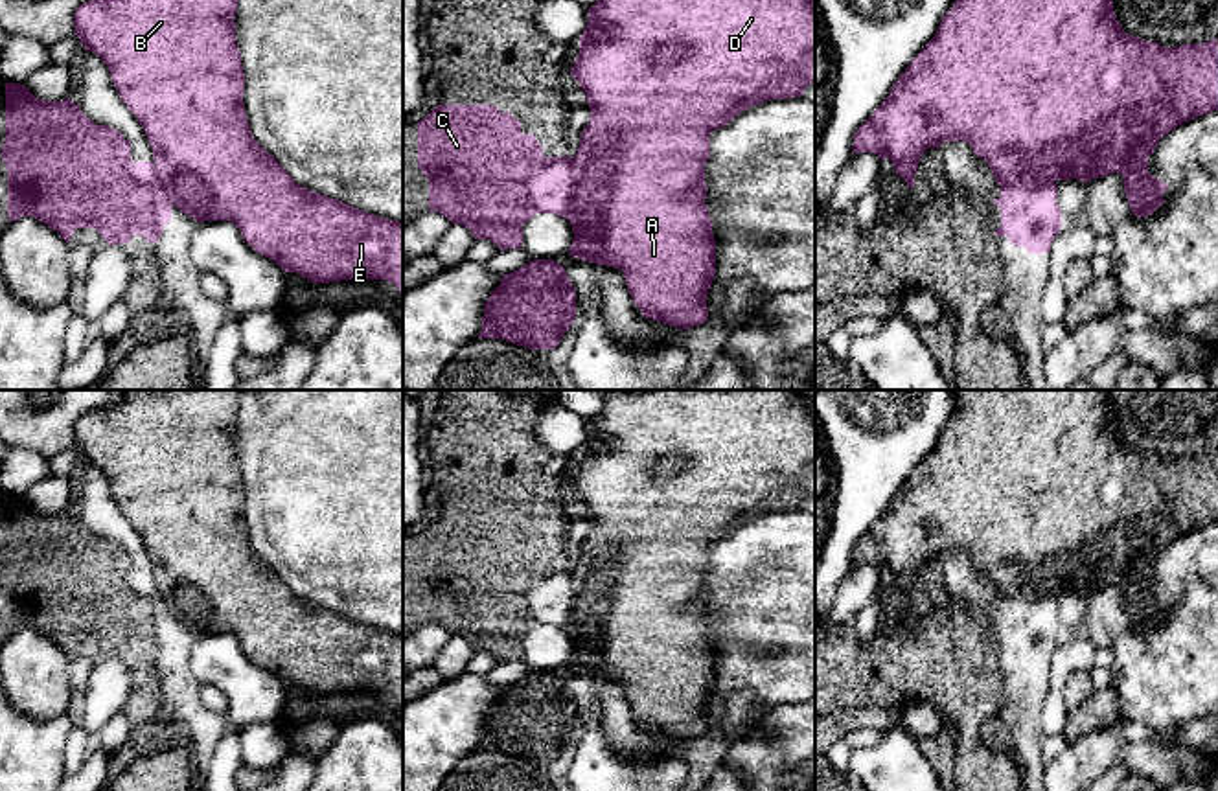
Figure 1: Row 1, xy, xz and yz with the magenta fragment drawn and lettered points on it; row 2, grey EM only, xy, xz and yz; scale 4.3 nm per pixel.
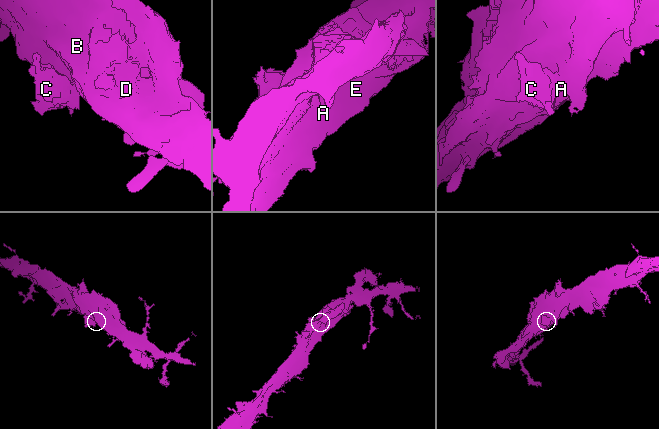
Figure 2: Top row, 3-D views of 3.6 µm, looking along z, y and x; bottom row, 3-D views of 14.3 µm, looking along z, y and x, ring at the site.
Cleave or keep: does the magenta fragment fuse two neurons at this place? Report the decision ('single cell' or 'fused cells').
fused cells

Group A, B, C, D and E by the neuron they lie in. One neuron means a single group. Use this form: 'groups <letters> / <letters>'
groups A B D E / C

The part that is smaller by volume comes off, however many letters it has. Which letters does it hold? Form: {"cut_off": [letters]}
{"cut_off": ["C"]}

